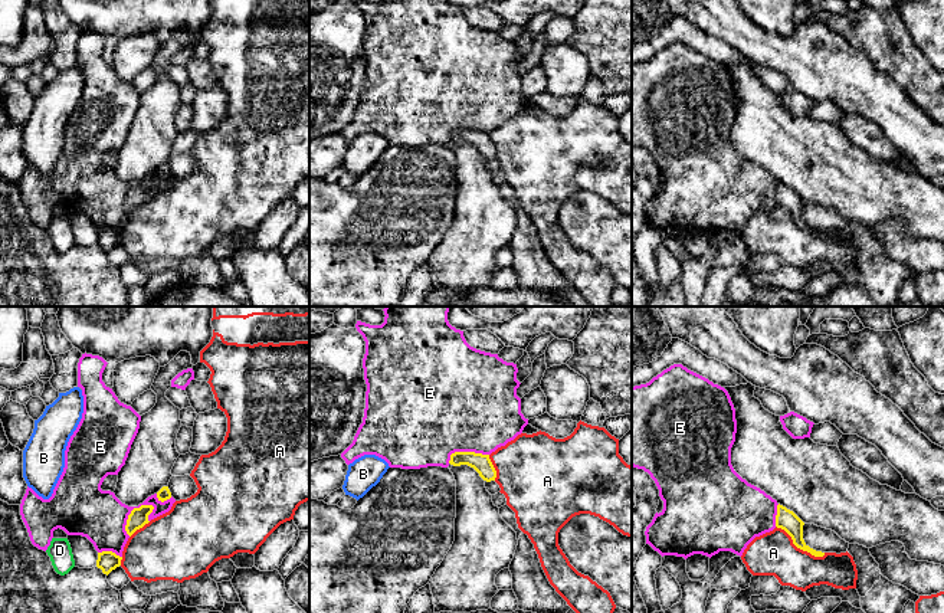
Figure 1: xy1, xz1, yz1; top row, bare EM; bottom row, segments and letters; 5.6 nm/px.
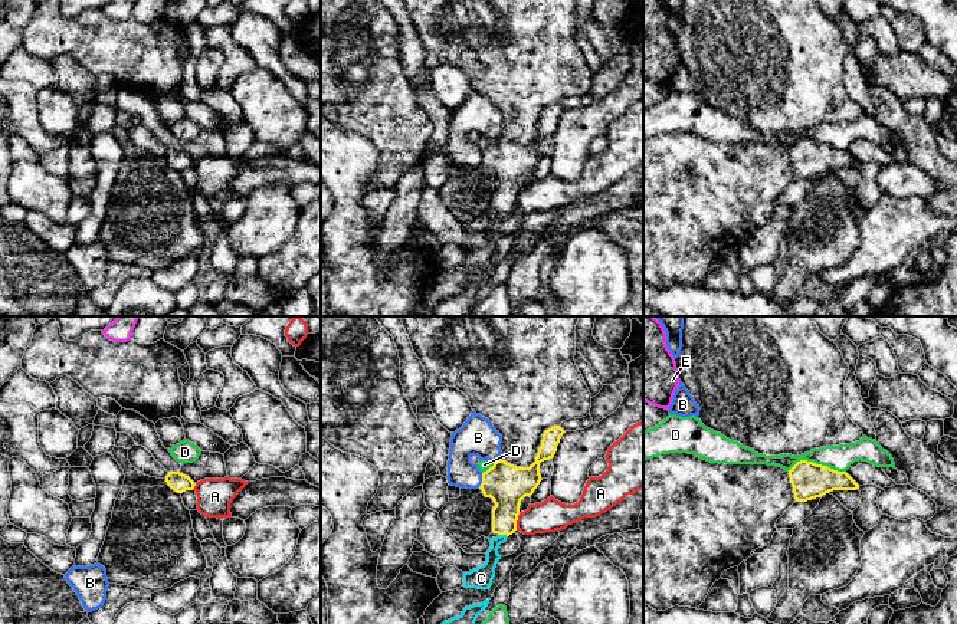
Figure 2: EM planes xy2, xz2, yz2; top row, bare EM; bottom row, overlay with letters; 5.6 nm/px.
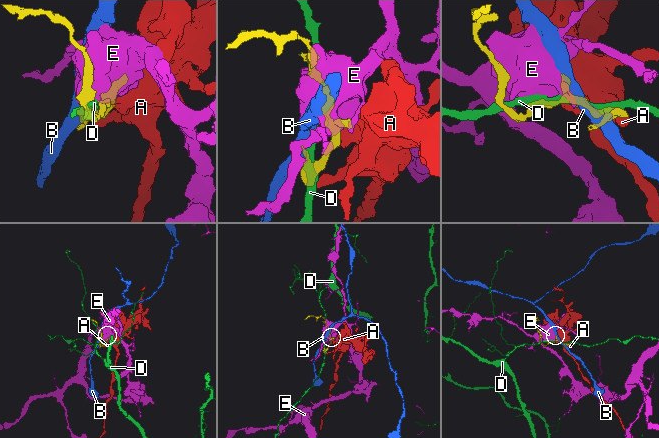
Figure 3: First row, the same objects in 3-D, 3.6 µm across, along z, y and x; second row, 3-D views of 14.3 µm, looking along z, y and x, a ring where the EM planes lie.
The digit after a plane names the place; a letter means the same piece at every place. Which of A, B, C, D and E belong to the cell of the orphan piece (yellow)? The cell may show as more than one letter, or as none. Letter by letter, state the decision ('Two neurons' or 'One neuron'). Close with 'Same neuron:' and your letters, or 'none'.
A: Two neurons
B: Two neurons
C: One neuron
D: Two neurons
E: Two neurons
Same neuron: C

